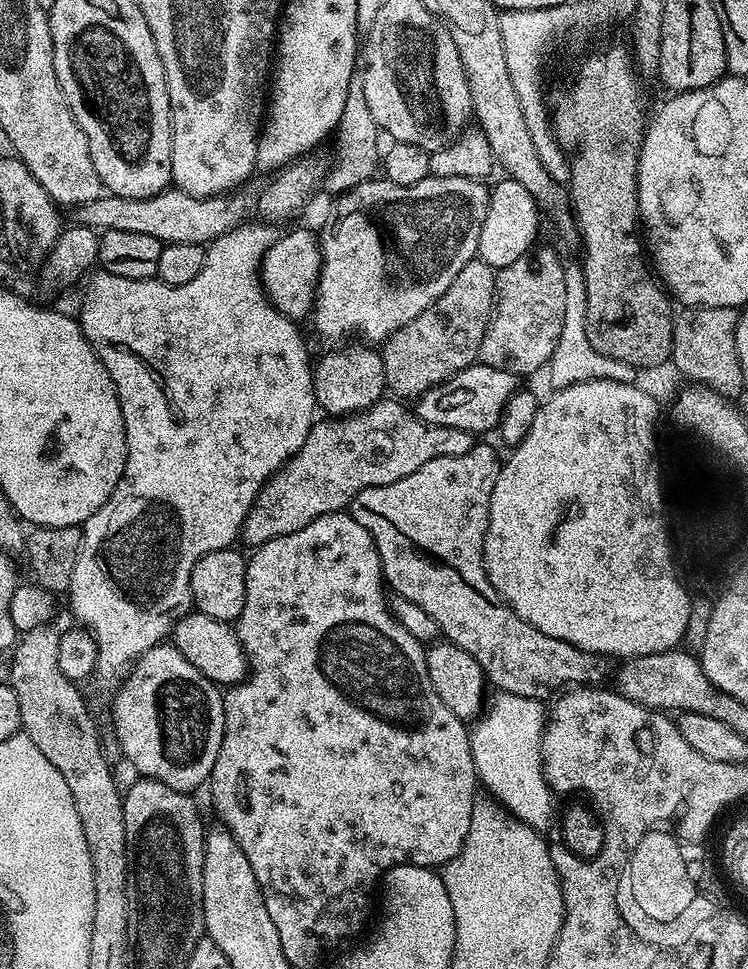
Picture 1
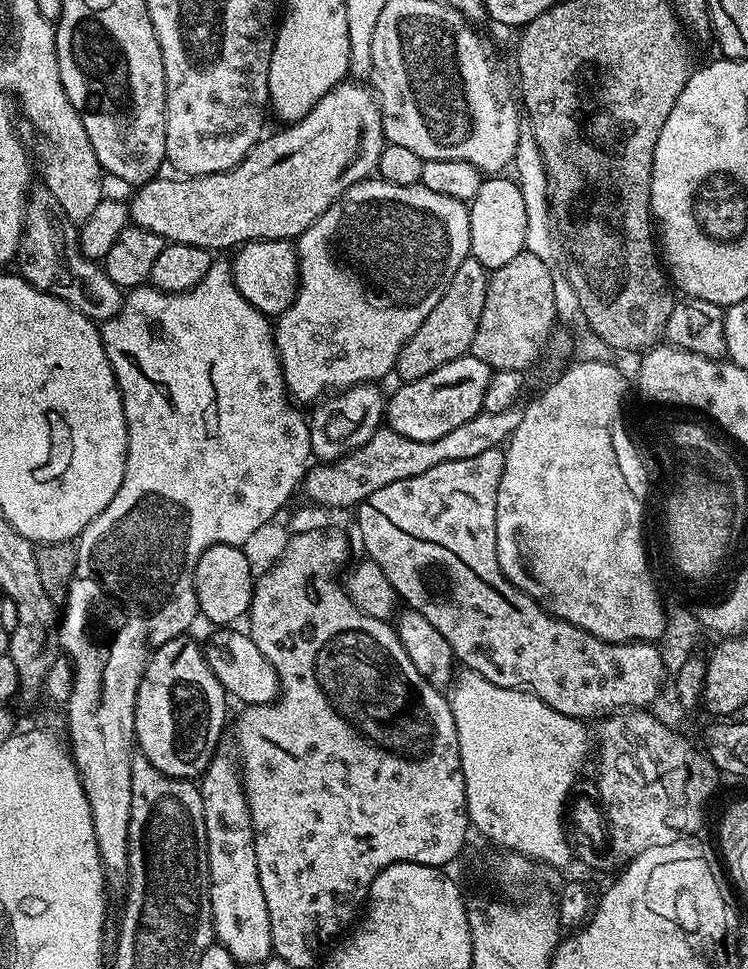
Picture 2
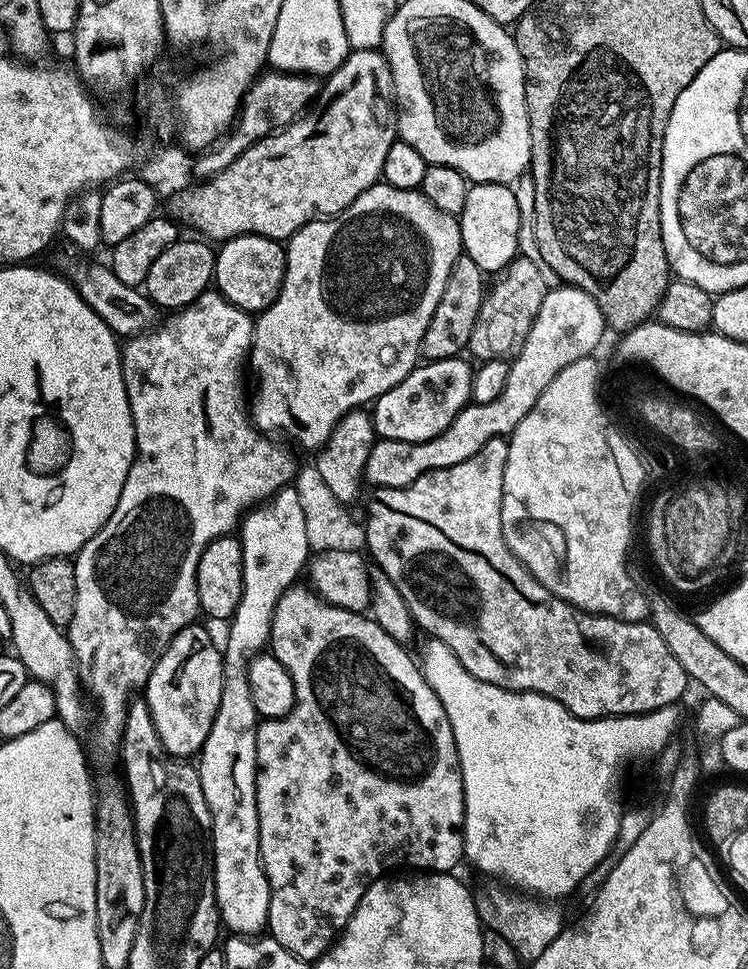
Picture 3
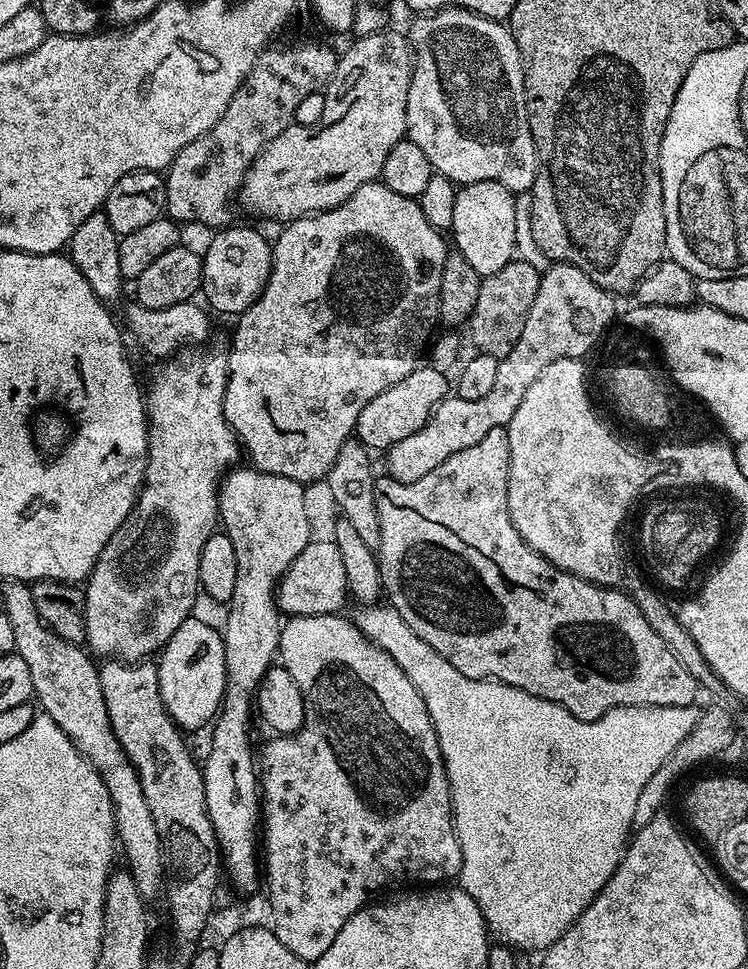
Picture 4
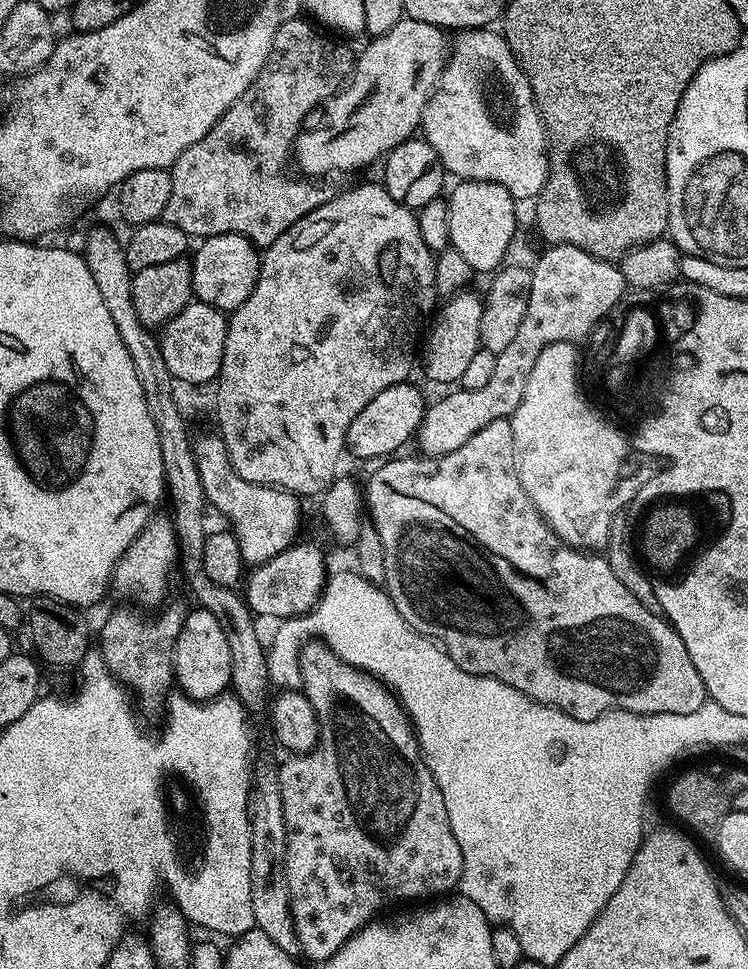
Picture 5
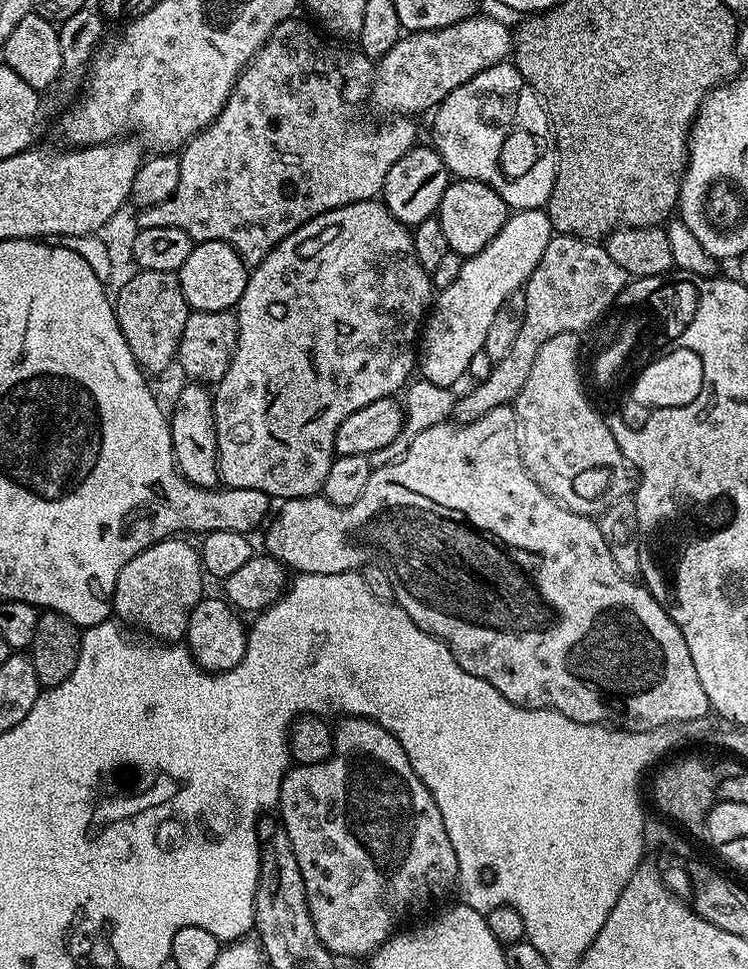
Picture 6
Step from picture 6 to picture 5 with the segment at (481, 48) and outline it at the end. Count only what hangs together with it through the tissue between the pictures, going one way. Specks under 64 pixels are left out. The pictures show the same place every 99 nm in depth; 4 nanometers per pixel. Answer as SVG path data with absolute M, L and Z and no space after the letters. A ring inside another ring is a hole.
M405 18L386 30L386 34L371 37L367 41L369 44L355 57L347 84L327 101L320 125L309 132L308 129L301 131L297 136L294 160L300 163L299 171L310 178L322 178L322 175L332 172L358 170L374 163L376 159L379 161L402 142L413 139L421 127L424 108L440 83L440 75L450 55L450 40L444 36L447 36L445 29L430 26L430 22Z

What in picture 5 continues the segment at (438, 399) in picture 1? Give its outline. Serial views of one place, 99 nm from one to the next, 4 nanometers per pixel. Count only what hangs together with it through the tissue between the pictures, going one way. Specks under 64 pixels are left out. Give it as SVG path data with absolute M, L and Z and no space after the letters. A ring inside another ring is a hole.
M412 382L386 386L378 398L374 398L358 413L358 418L350 422L348 431L349 453L353 452L360 462L370 458L388 458L399 453L408 439L415 437L420 431L420 423L424 420L426 411L426 399Z

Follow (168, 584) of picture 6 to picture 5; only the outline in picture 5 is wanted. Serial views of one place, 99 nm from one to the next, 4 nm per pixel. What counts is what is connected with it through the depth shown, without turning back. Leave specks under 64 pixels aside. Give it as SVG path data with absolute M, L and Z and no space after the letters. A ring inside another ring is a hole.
M168 602L155 614L149 614L136 606L127 607L116 608L105 618L104 625L100 628L98 650L113 676L135 697L141 709L163 709L166 697L174 686L172 659L186 608Z

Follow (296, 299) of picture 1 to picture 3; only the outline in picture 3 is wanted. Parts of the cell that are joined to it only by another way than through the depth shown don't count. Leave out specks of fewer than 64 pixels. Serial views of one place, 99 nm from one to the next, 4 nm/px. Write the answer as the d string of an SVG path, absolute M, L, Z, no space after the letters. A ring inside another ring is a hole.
M235 236L216 248L214 266L215 291L225 296L234 306L249 314L264 312L280 293L284 281L285 245L279 240L262 236Z

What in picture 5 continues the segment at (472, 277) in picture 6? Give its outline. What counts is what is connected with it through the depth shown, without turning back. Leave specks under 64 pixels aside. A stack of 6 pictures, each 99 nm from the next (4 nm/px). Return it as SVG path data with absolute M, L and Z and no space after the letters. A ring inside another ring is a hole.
M465 290L449 297L435 313L431 328L422 346L422 368L425 376L440 384L457 383L467 364L474 358L480 345L483 299L472 290Z

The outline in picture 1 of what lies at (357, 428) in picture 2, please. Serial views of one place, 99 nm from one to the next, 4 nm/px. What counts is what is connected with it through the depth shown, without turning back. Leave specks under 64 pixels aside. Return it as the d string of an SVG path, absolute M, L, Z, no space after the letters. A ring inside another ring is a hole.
M352 342L349 348L340 348L337 352L328 352L312 369L316 407L321 413L332 418L361 412L374 406L385 395L384 358L375 347L364 342Z

